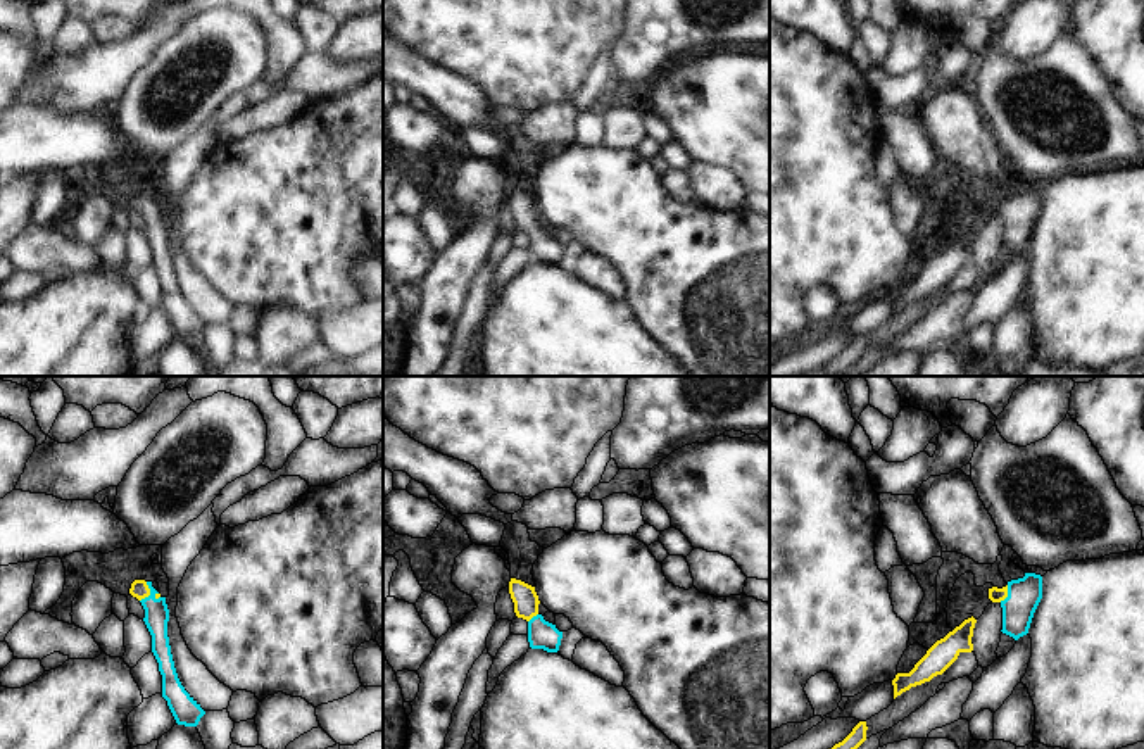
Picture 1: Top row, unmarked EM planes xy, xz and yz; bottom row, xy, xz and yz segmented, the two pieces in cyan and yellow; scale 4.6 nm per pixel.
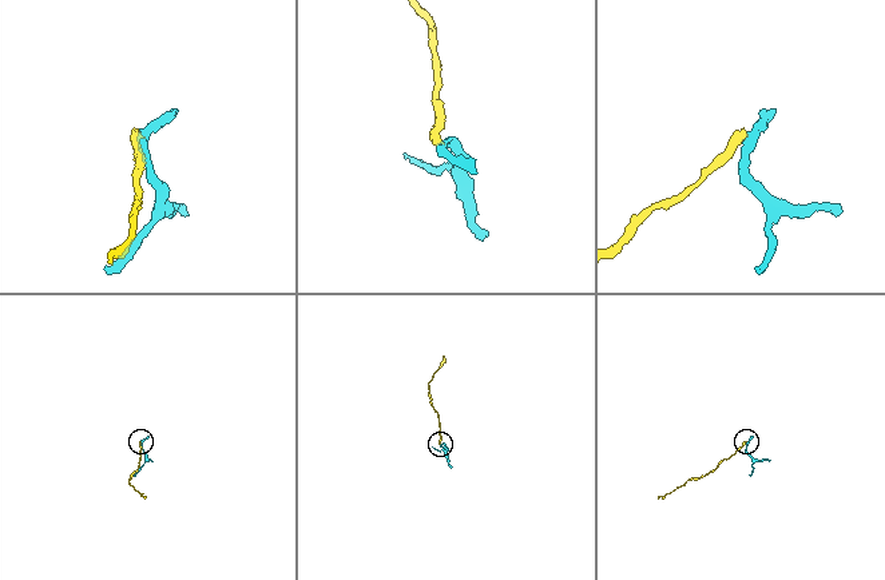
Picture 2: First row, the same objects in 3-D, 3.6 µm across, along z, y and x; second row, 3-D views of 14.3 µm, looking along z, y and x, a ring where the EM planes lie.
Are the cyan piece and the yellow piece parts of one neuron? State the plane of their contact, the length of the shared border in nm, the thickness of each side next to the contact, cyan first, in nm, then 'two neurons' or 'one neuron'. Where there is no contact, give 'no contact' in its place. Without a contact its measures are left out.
meets cyan in xy; contact 100 nm long; 110 nm thick on the cyan side, 80 nm on the other; one neuron

